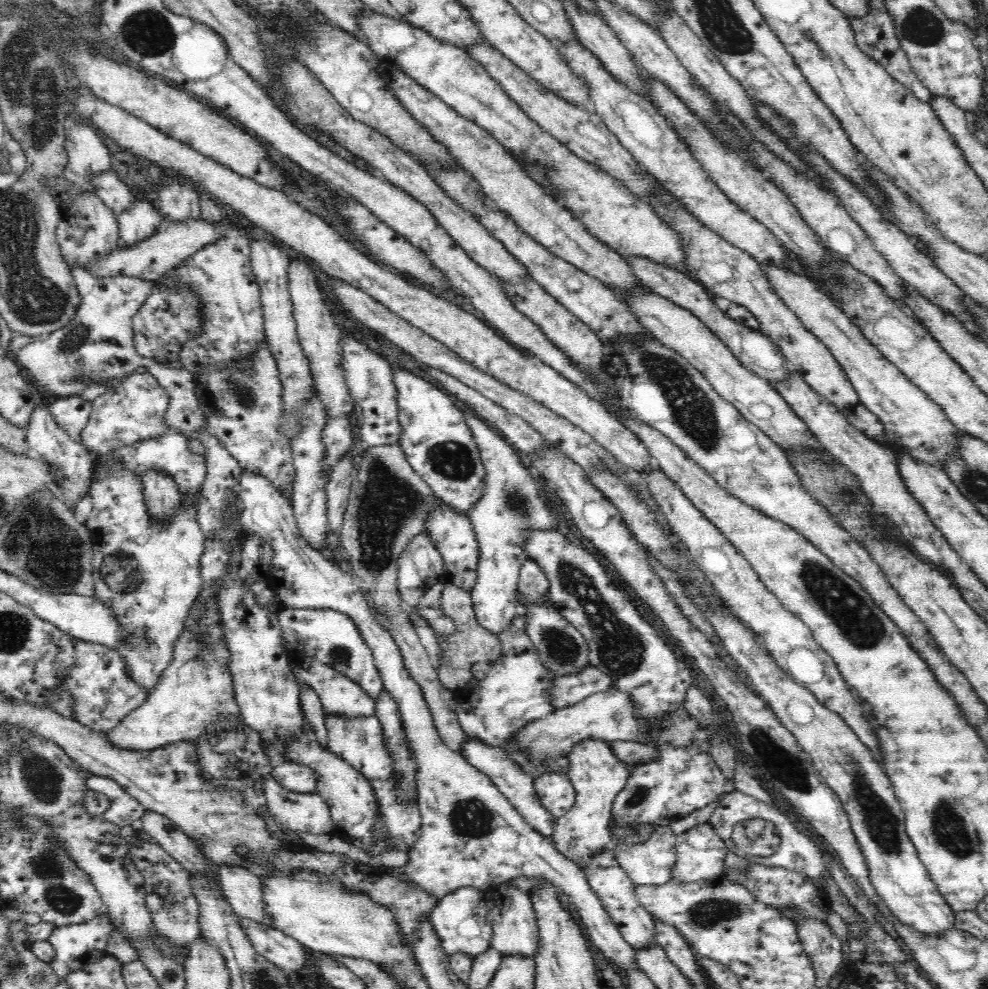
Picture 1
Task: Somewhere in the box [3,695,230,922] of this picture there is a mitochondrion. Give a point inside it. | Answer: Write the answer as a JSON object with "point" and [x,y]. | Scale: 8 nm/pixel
{"point":[45,861]}

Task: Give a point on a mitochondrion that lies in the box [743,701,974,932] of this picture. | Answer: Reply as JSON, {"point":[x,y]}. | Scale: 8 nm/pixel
{"point":[882,825]}

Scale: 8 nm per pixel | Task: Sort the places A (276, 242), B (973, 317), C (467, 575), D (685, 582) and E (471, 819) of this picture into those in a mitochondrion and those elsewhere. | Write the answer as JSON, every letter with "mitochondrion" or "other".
{"A":"other","B":"other","C":"other","D":"other","E":"mitochondrion"}

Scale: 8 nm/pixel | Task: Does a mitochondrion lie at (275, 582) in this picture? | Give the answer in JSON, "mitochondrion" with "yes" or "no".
{"mitochondrion":"no"}

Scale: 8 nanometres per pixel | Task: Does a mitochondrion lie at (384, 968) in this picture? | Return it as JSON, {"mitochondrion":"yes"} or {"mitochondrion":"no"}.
{"mitochondrion":"no"}

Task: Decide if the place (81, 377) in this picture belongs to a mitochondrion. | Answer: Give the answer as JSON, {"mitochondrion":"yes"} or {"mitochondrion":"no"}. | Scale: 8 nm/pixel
{"mitochondrion":"yes"}

